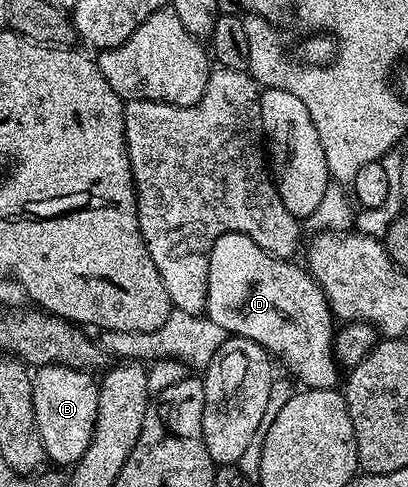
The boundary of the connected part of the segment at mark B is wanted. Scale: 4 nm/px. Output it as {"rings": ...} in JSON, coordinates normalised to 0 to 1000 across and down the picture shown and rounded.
{"rings":[[[98,749],[76,778],[91,885],[100,893],[100,910],[110,910],[118,940],[145,955],[181,957],[199,934],[208,934],[228,901],[243,795],[235,776],[218,768],[213,758],[181,758],[167,749]]]}

